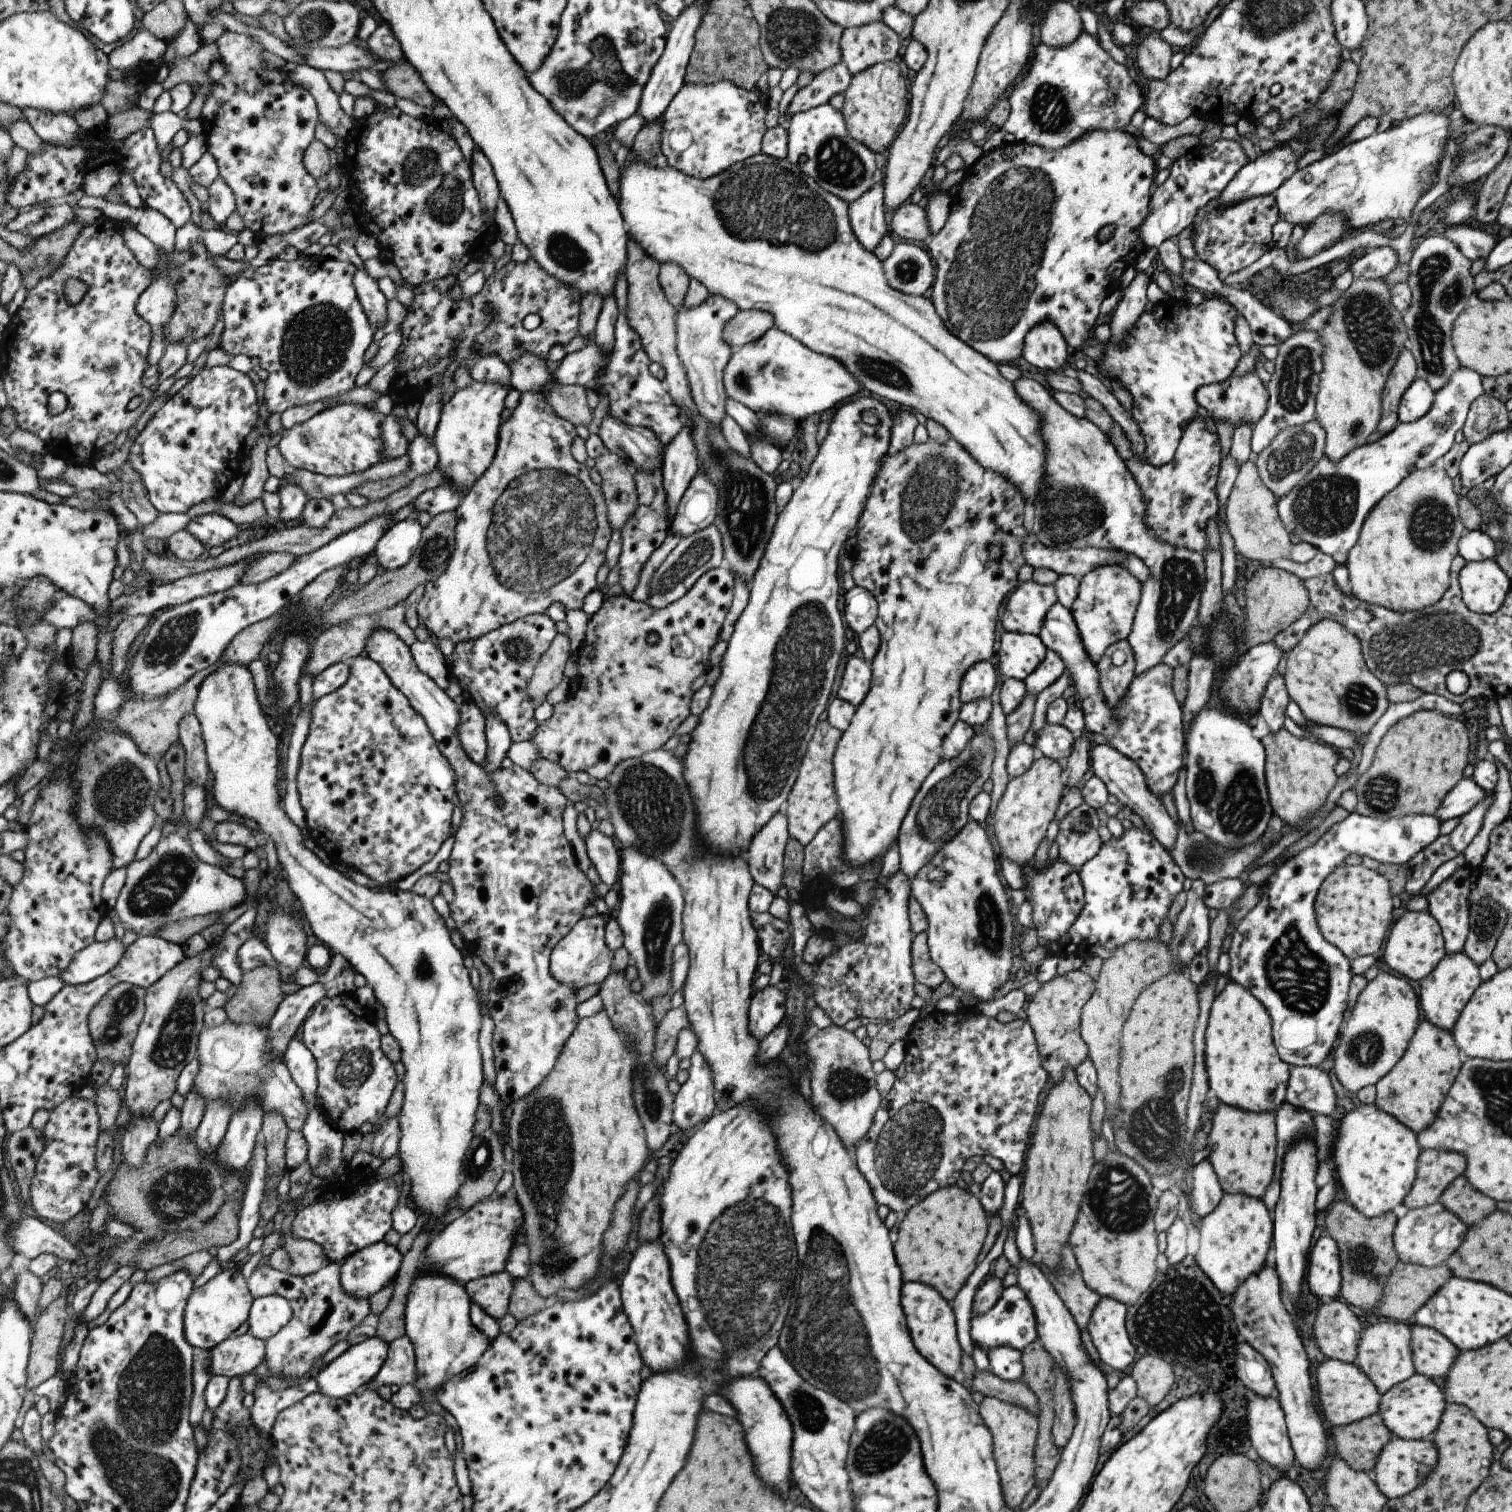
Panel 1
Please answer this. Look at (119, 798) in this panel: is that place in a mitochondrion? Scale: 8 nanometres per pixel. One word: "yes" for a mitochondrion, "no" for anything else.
yes

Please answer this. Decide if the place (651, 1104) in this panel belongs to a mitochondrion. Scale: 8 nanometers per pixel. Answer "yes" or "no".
yes

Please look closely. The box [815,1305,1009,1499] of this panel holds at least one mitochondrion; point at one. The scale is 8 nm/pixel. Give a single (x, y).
(885, 1445)

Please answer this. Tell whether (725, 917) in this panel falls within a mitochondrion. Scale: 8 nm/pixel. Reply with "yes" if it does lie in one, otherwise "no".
no

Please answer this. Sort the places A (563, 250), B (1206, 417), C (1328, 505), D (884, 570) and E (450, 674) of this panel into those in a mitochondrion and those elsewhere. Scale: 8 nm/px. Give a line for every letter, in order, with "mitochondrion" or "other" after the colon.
A: mitochondrion
B: other
C: mitochondrion
D: other
E: other

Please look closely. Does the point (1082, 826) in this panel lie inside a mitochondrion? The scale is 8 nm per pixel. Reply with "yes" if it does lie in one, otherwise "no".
yes

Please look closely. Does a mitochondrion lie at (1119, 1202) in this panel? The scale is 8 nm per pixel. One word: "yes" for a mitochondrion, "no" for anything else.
yes

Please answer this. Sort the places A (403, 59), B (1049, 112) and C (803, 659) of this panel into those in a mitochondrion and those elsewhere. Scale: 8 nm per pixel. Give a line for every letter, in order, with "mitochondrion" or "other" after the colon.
A: other
B: mitochondrion
C: mitochondrion

